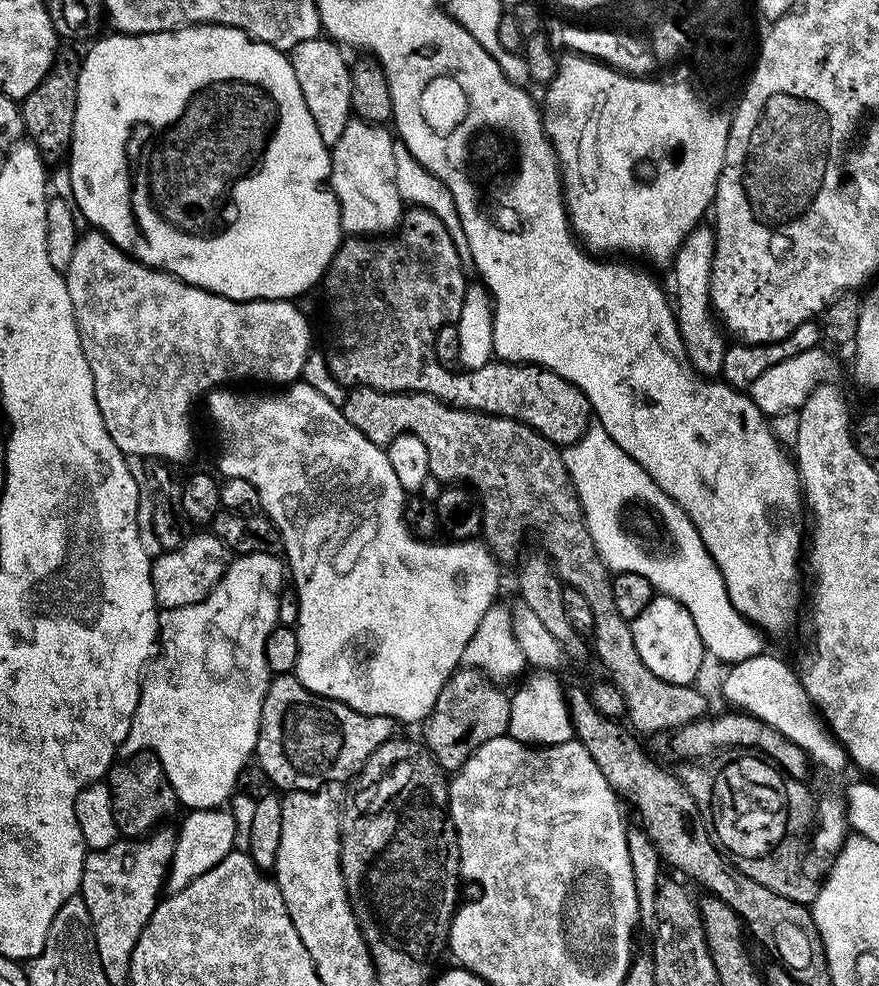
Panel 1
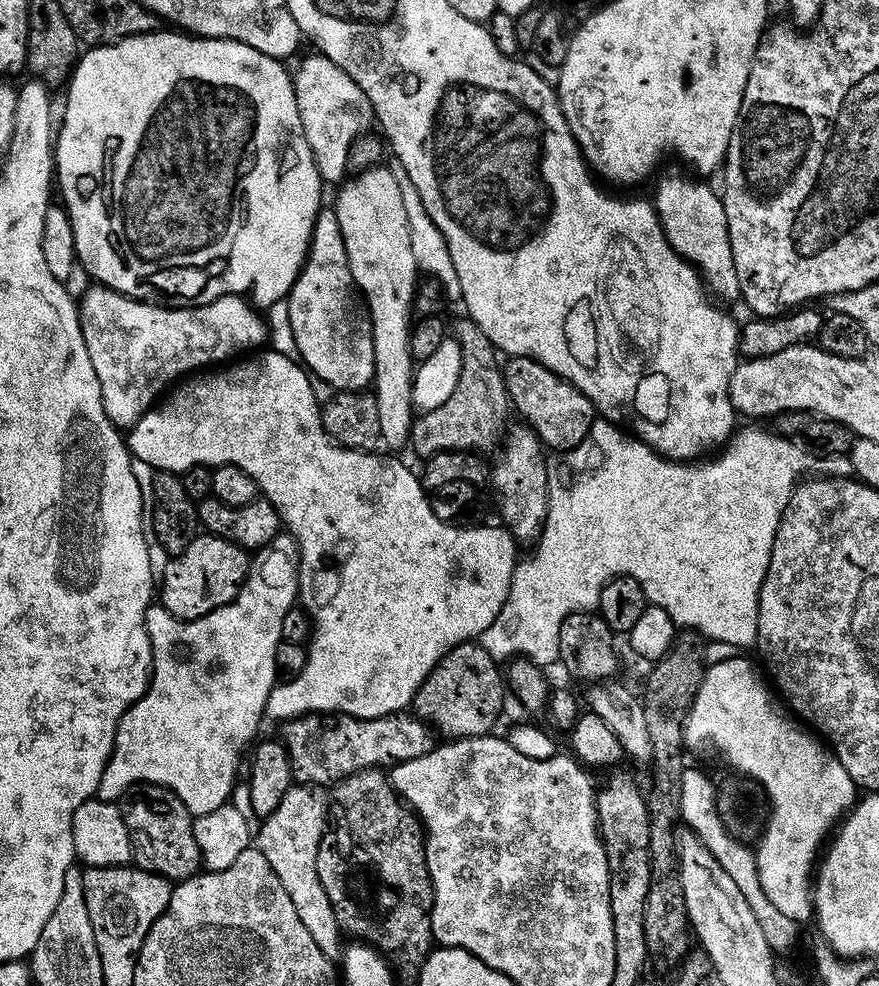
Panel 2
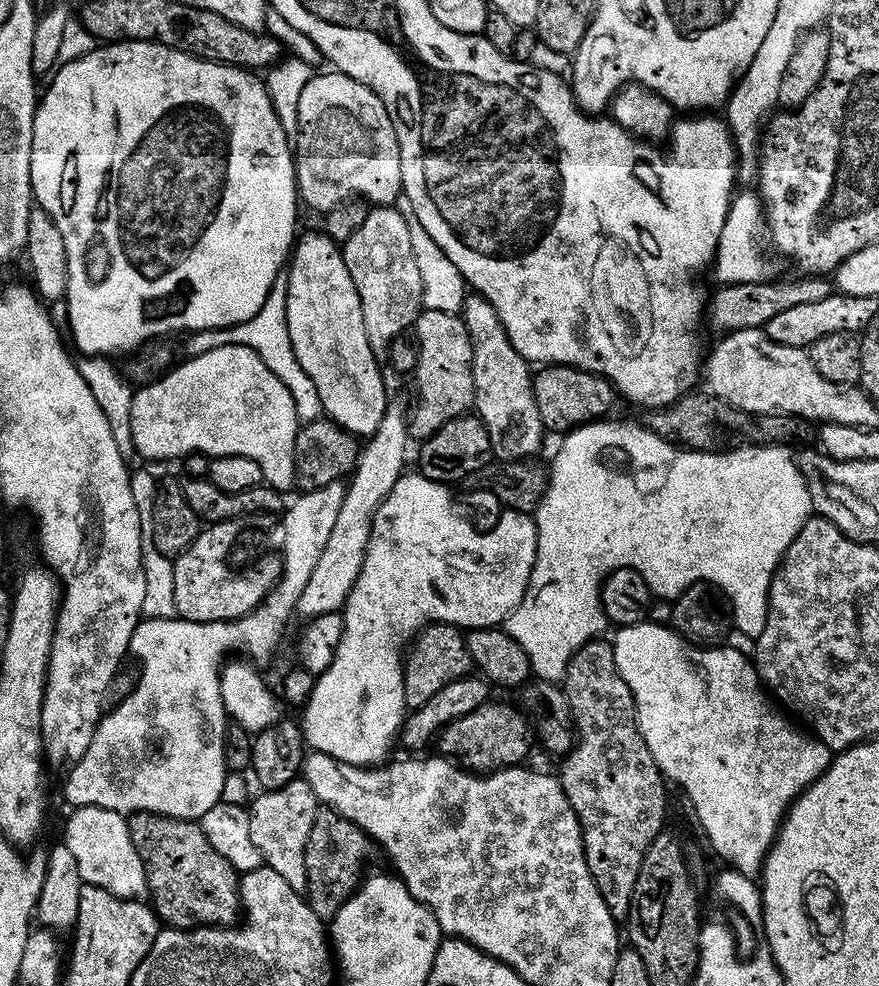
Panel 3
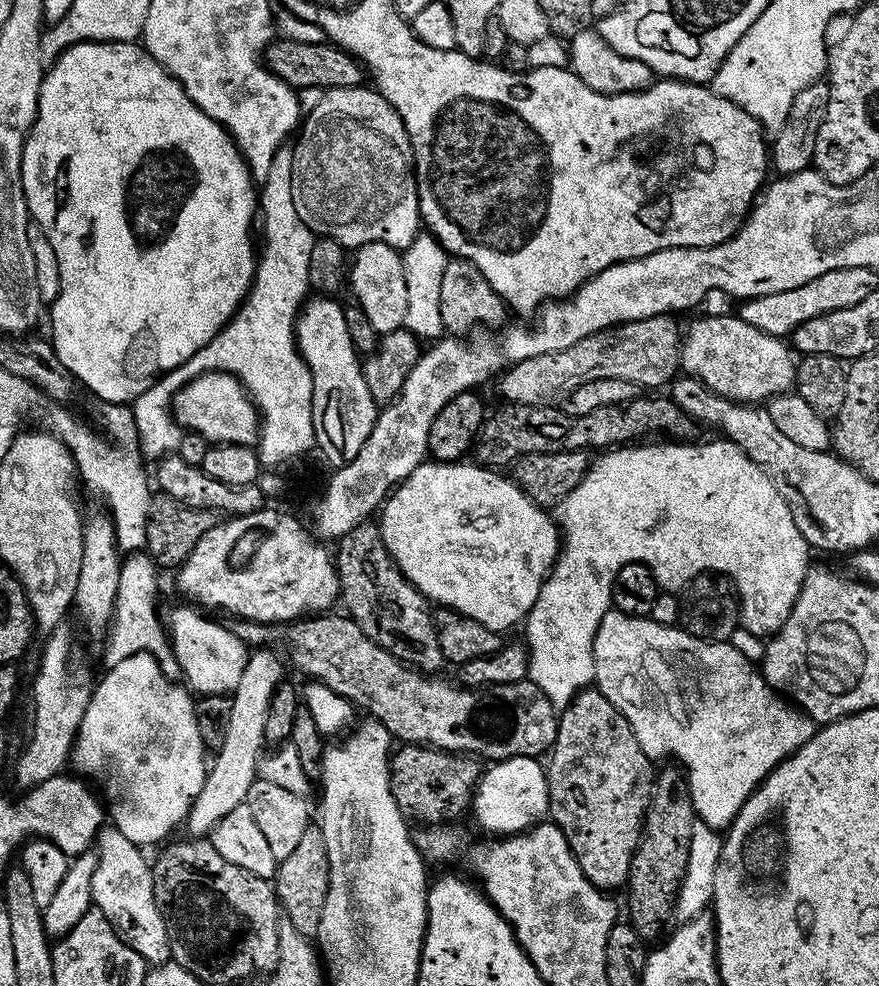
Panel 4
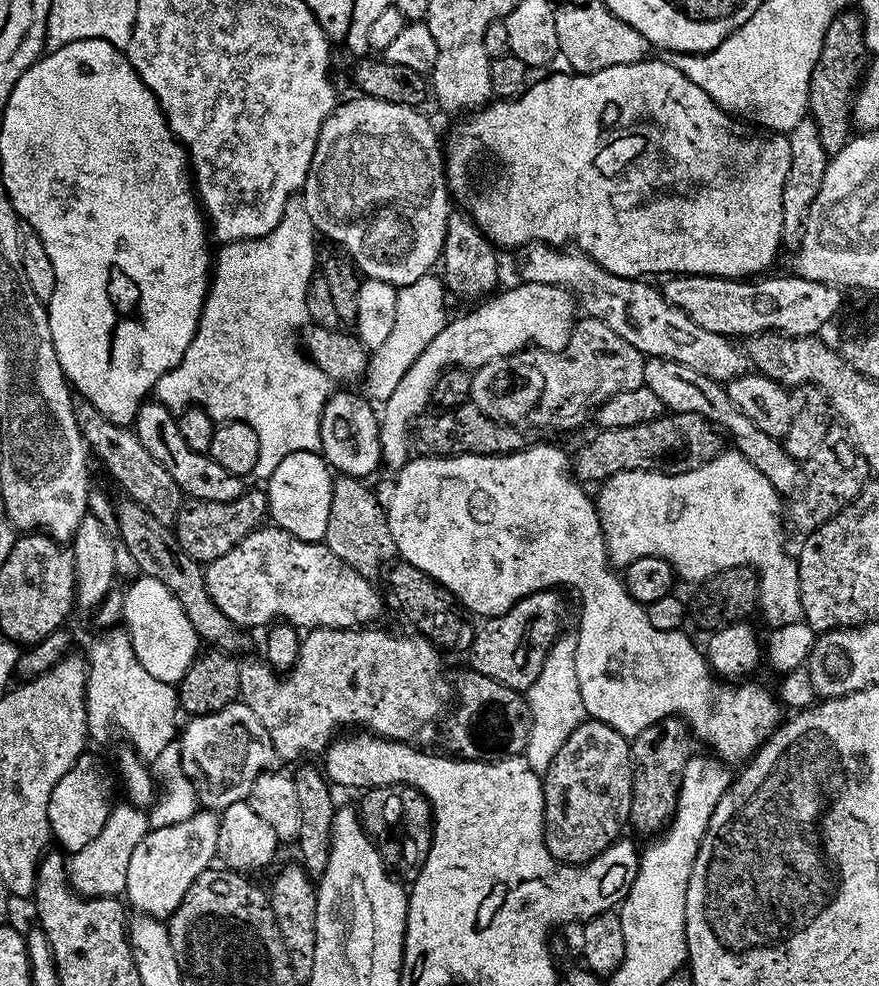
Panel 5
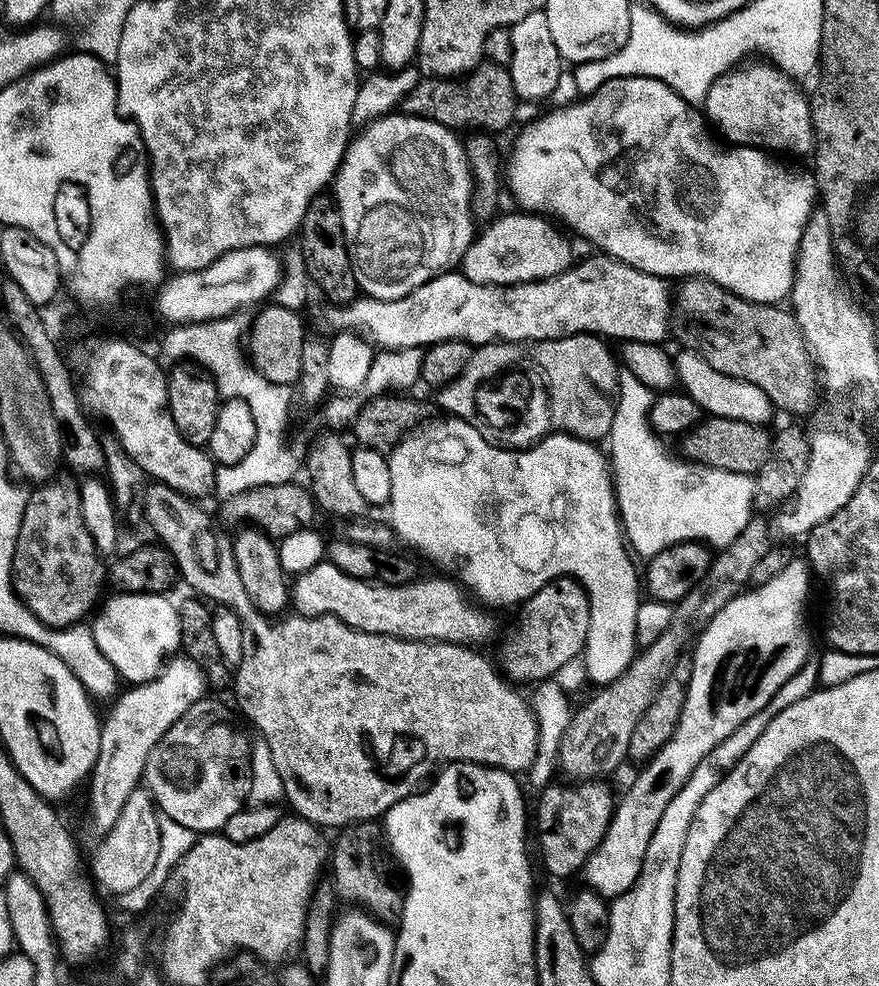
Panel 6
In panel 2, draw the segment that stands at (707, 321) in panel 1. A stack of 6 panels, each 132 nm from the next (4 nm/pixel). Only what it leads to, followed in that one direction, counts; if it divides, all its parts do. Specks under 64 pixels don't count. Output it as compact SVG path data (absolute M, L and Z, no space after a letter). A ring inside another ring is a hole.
M664 176L656 184L654 207L670 246L700 273L707 291L713 297L721 296L716 297L721 301L739 301L740 287L734 271L734 254L730 250L728 219L717 189L715 192L710 185L684 176Z

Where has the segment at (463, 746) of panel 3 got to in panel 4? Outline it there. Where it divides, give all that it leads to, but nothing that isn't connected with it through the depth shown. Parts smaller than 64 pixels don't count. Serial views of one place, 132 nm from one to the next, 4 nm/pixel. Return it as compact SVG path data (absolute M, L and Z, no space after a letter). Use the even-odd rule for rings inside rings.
M403 743L399 748L391 755L389 776L391 792L405 817L416 818L420 820L419 823L427 825L451 823L471 807L475 788L482 775L481 763L477 759L428 745Z

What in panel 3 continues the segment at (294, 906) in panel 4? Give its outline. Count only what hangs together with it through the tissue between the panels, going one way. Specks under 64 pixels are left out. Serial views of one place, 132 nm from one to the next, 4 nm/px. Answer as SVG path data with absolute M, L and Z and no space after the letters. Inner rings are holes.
M321 807L317 811L310 838L306 838L306 899L320 920L331 921L336 911L360 887L366 872L364 859L368 856L368 843L368 833L339 816L333 808Z

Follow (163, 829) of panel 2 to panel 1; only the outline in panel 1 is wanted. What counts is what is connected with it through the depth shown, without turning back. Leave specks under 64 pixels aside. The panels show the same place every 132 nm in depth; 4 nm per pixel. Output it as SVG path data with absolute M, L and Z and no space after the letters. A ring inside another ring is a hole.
M134 752L123 758L113 763L106 777L116 815L116 827L124 838L146 836L153 828L163 825L167 821L164 819L178 808L176 791L166 778L166 770L162 770L162 762L158 762L151 752Z

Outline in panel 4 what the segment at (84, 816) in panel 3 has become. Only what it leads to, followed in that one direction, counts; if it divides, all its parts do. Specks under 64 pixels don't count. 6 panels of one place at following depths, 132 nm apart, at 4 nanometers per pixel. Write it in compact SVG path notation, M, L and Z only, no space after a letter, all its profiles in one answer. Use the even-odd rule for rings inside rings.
M104 826L94 841L96 865L92 879L92 902L106 914L112 928L149 965L169 959L168 924L154 898L150 860L143 856L141 845L130 842L114 826Z

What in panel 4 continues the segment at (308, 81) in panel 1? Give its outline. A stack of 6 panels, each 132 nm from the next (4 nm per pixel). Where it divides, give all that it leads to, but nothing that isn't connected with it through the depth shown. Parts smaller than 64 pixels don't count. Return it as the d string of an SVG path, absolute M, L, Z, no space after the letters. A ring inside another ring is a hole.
M361 86L359 88L330 88L321 95L320 101L307 109L302 123L298 128L298 135L295 137L296 144L292 148L292 189L294 190L294 207L298 209L298 218L306 222L306 226L317 237L328 237L336 240L345 250L355 250L370 242L382 242L391 248L403 250L410 247L414 238L421 235L422 221L420 219L420 199L416 193L416 159L410 146L410 138L406 134L406 126L402 118L386 102L379 91L371 87Z

